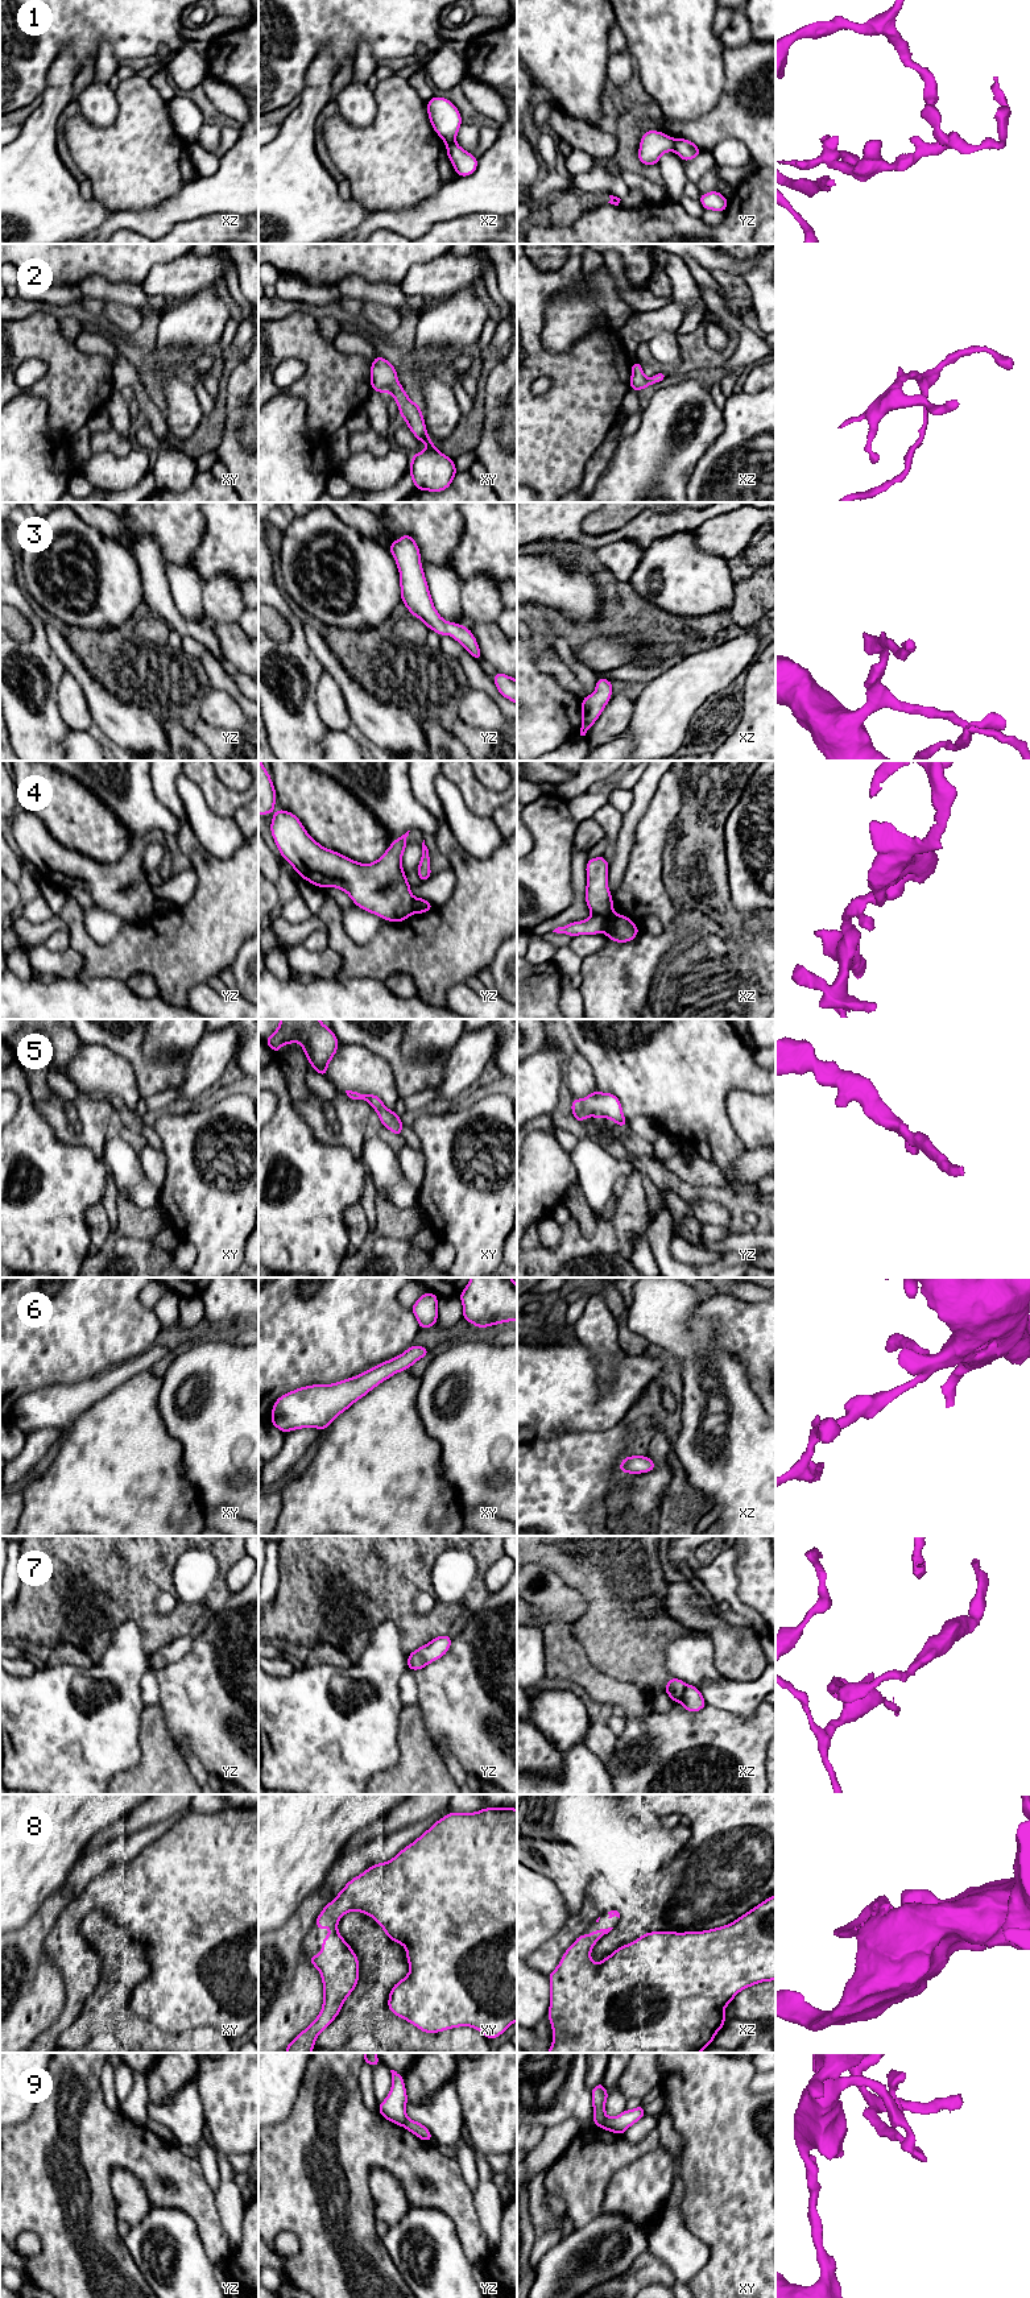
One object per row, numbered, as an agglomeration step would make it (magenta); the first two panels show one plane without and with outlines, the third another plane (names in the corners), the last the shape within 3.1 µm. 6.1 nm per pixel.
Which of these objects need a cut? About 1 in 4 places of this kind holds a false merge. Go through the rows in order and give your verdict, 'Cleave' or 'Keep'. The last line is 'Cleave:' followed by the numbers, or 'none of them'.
1: Cleave
2: Keep
3: Keep
4: Cleave
5: Keep
6: Keep
7: Cleave
8: Keep
9: Cleave
Cleave: 1, 4, 7, 9

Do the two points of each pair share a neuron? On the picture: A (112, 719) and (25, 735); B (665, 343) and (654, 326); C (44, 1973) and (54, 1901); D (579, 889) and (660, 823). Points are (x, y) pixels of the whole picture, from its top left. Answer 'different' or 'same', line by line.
A: different
B: different
C: same
D: different

